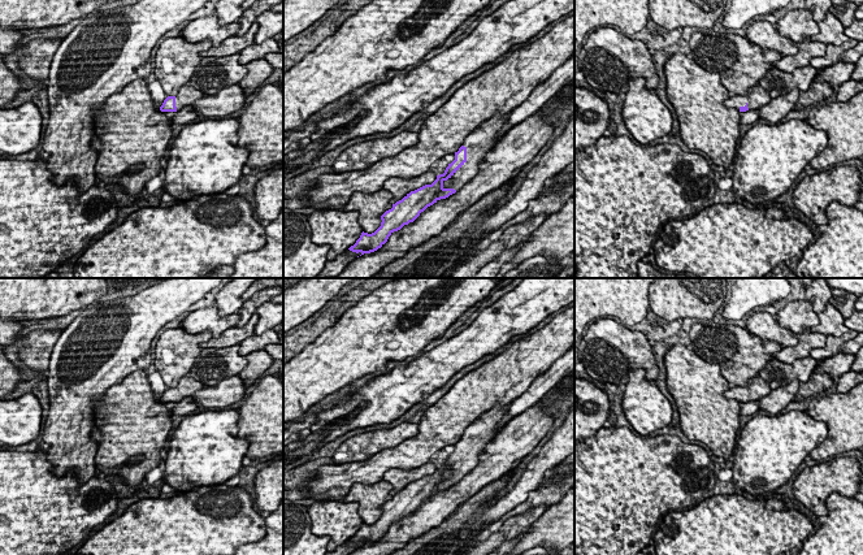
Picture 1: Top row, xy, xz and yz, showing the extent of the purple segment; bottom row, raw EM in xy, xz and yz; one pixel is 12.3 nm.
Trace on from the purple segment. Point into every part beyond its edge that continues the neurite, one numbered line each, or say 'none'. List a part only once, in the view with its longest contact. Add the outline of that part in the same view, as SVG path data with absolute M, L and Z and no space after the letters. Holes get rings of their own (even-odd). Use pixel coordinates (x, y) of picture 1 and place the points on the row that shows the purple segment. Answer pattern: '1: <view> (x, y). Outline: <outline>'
1: xz (482, 141). Outline: M495 113L493 118L482 122L473 134L469 134L463 146L467 148L467 161L451 175L448 181L443 181L446 188L459 191L468 183L477 173L480 164L483 162L485 156L495 147L496 133L503 127L511 113Z

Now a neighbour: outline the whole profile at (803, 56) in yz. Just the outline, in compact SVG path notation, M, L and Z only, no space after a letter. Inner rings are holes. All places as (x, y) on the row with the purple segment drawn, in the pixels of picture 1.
M807 39L807 44L802 49L798 48L798 52L794 56L782 56L779 61L775 61L775 68L792 73L797 68L805 68L810 65L810 61L814 57L825 56L827 44L821 42L812 42Z

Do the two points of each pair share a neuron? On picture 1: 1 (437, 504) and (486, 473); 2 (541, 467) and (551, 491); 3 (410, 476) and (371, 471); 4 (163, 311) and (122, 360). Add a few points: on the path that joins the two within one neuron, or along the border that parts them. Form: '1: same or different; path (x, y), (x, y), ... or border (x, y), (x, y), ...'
1: same; path (449, 499), (475, 480)
2: different; border (560, 462), (527, 499)
3: different; border (415, 467), (410, 469), (389, 469), (382, 478)
4: same; path (151, 322), (125, 348)

